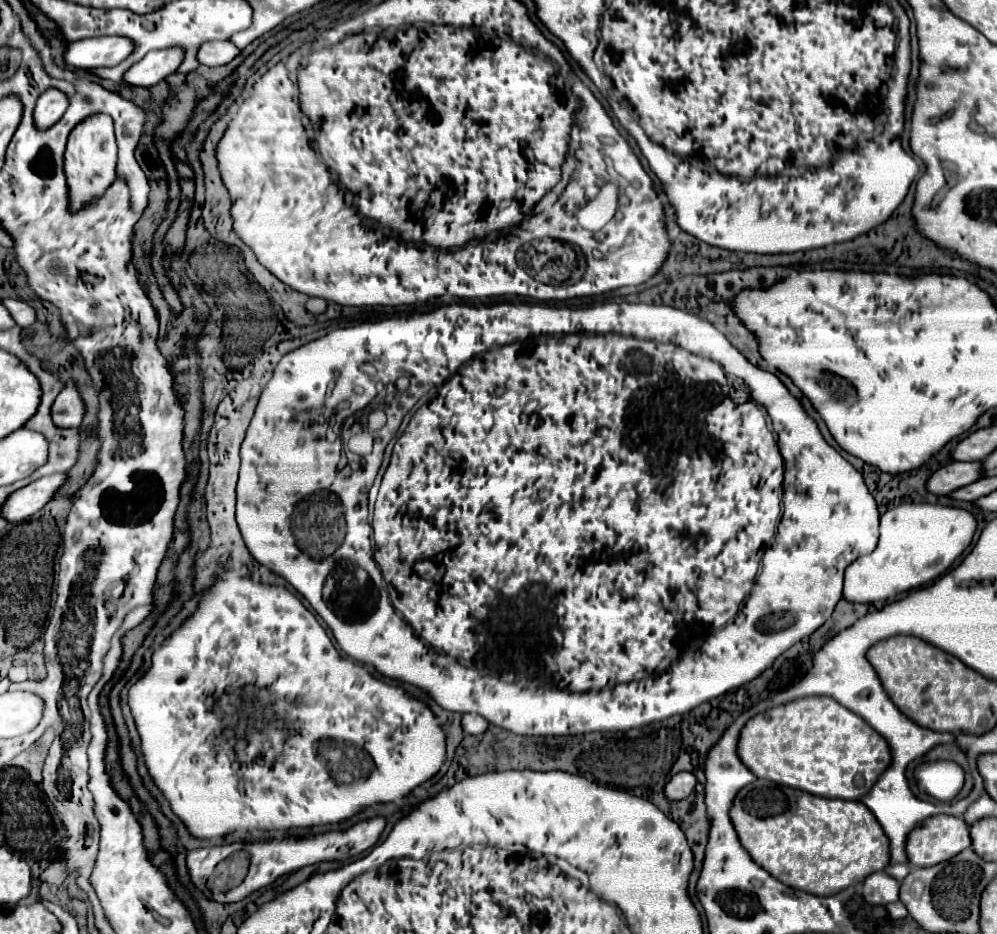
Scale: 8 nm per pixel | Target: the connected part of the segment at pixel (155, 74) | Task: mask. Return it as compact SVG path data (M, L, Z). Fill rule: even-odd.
M172 48L172 50L152 50L148 52L140 62L136 62L134 66L130 66L124 72L124 82L130 86L142 86L142 88L150 88L154 84L158 84L160 80L164 80L166 76L174 74L176 68L182 62L182 54L180 48Z

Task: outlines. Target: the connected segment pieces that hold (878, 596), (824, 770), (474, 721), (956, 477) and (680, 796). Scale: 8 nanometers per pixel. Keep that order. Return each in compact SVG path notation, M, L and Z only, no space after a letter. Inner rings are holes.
M900 504L880 516L880 540L872 554L854 560L844 572L844 598L850 602L884 602L896 594L934 582L968 548L976 530L970 512L940 504Z
M806 696L752 716L740 730L736 752L744 766L752 774L756 774L756 778L804 790L814 796L842 800L858 800L864 794L868 794L868 790L874 786L878 776L888 768L892 758L886 740L874 728L870 728L860 716L856 716L854 712L840 706L836 700L828 696Z
M464 714L462 716L462 728L466 734L484 734L488 730L488 720L480 714Z
M950 462L930 474L930 478L926 480L926 490L936 496L944 496L978 478L980 462Z
M680 772L676 774L666 786L664 786L664 796L668 800L684 800L696 786L696 778L690 772Z

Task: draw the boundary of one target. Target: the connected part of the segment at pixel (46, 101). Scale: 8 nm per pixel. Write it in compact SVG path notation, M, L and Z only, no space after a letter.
M46 90L34 108L34 126L38 130L48 130L54 122L58 122L66 110L62 108L64 102L68 102L68 98L60 90Z

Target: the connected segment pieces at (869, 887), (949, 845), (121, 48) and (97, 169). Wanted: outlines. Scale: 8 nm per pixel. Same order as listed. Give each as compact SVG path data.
M874 872L862 882L862 896L868 904L890 904L898 900L900 882L886 872Z
M930 816L906 838L908 862L916 868L940 864L970 846L970 832L962 818Z
M98 36L84 38L68 44L64 62L72 68L94 70L100 66L116 66L132 52L132 42L120 36Z
M96 114L80 122L70 134L70 146L66 150L66 184L68 184L68 208L72 212L86 208L98 200L108 186L116 180L116 140L114 124L106 114Z

